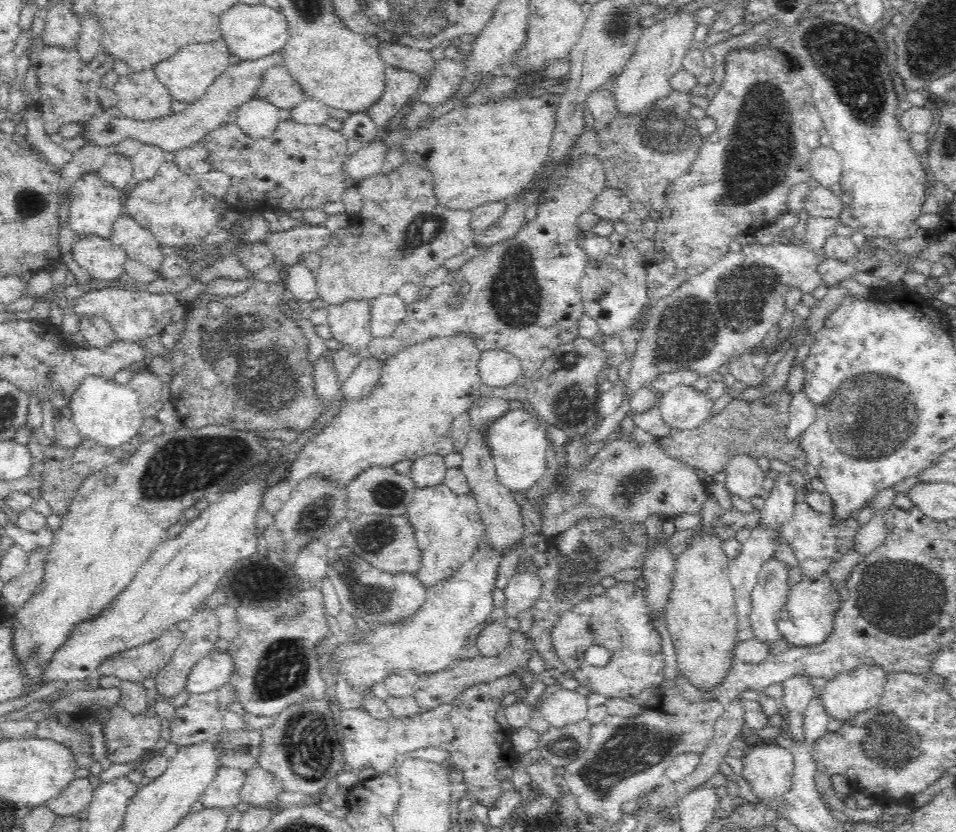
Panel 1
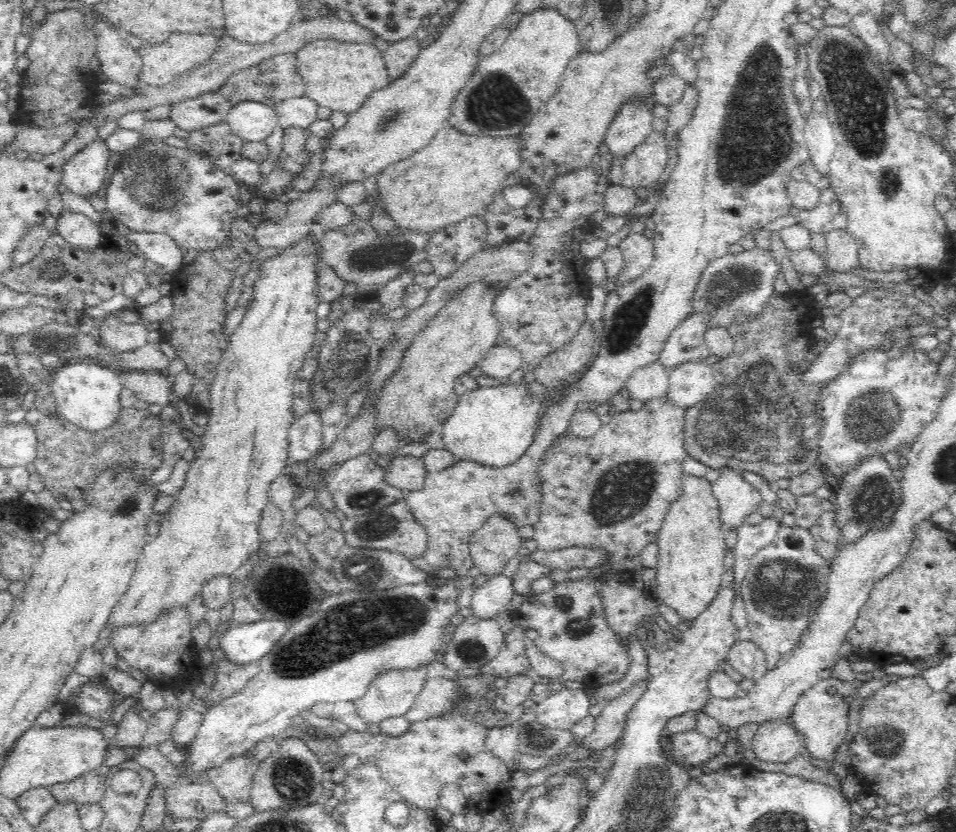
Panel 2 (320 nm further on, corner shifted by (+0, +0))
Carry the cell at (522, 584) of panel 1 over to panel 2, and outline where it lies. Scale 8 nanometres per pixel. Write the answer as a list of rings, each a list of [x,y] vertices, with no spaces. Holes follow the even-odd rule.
[[[502,573],[492,575],[482,586],[475,589],[466,613],[483,619],[493,619],[496,614],[508,611],[516,593],[512,577]]]

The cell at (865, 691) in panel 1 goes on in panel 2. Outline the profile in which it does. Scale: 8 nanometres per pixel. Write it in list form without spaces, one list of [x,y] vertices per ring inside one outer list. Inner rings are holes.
[[[828,678],[827,680],[818,682],[818,684],[816,684],[816,686],[811,687],[810,690],[806,690],[806,692],[802,694],[802,696],[799,698],[797,704],[793,708],[792,716],[794,723],[796,724],[797,732],[799,732],[799,734],[803,737],[802,745],[807,748],[811,756],[817,759],[824,760],[825,762],[834,761],[834,758],[836,756],[836,750],[839,748],[840,744],[842,744],[843,740],[845,739],[846,732],[848,732],[848,726],[850,726],[850,724],[848,724],[848,722],[850,722],[850,713],[855,711],[859,704],[859,701],[856,700],[856,697],[858,697],[859,695],[858,688],[860,688],[860,686],[864,684],[864,682],[866,682],[866,680],[860,680],[858,682],[857,679],[854,679],[853,682],[846,682],[846,680],[839,680],[838,678]]]

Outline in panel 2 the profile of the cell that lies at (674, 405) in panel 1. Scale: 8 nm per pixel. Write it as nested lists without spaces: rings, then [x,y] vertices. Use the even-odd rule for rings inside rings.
[[[686,362],[669,374],[668,402],[688,411],[706,401],[718,386],[715,373],[707,362]]]

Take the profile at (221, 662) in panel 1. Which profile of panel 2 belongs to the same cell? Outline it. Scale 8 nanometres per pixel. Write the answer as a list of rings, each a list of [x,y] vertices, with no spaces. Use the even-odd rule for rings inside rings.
[[[262,619],[252,624],[233,624],[219,638],[220,650],[231,664],[259,663],[287,630],[287,624],[281,620]]]

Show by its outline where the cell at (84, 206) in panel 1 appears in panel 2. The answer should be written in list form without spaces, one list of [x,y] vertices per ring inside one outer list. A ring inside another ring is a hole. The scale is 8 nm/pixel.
[[[97,138],[66,162],[62,185],[82,198],[103,194],[108,176],[108,160],[113,158],[106,141]]]

